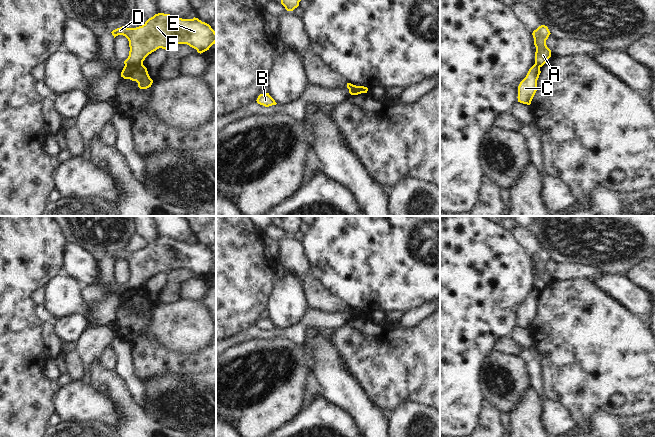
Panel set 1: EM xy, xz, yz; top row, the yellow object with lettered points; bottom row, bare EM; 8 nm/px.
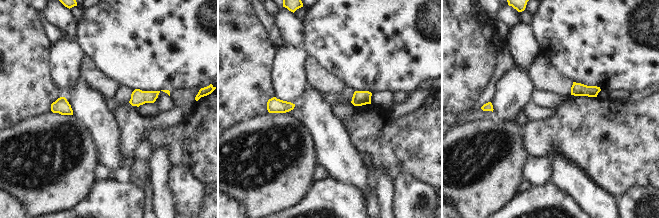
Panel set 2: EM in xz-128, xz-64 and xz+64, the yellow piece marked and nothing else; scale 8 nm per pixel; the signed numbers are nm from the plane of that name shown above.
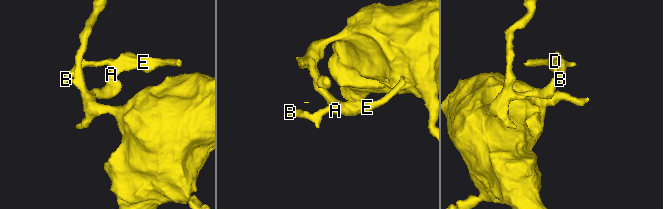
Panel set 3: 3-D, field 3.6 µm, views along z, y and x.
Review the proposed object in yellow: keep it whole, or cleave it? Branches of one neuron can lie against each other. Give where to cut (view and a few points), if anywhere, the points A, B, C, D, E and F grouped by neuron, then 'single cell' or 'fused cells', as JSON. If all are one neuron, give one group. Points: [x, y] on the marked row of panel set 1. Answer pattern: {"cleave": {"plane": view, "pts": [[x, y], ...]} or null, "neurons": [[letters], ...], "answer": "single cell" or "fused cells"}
{"cleave": {"plane": "xy", "pts": [[142, 63], [125, 65]]}, "neurons": [["A", "B", "D", "E", "F"], ["C"]], "answer": "fused cells"}

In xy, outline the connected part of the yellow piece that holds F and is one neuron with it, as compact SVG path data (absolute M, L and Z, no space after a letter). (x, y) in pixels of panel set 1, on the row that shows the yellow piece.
M158 13L142 26L113 30L114 38L125 36L129 41L129 56L125 65L143 64L145 58L159 48L168 50L176 44L187 44L203 53L216 43L216 32L198 18L182 19L170 14Z

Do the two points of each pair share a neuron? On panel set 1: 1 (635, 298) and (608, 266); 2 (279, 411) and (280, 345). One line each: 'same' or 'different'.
1: different
2: same

